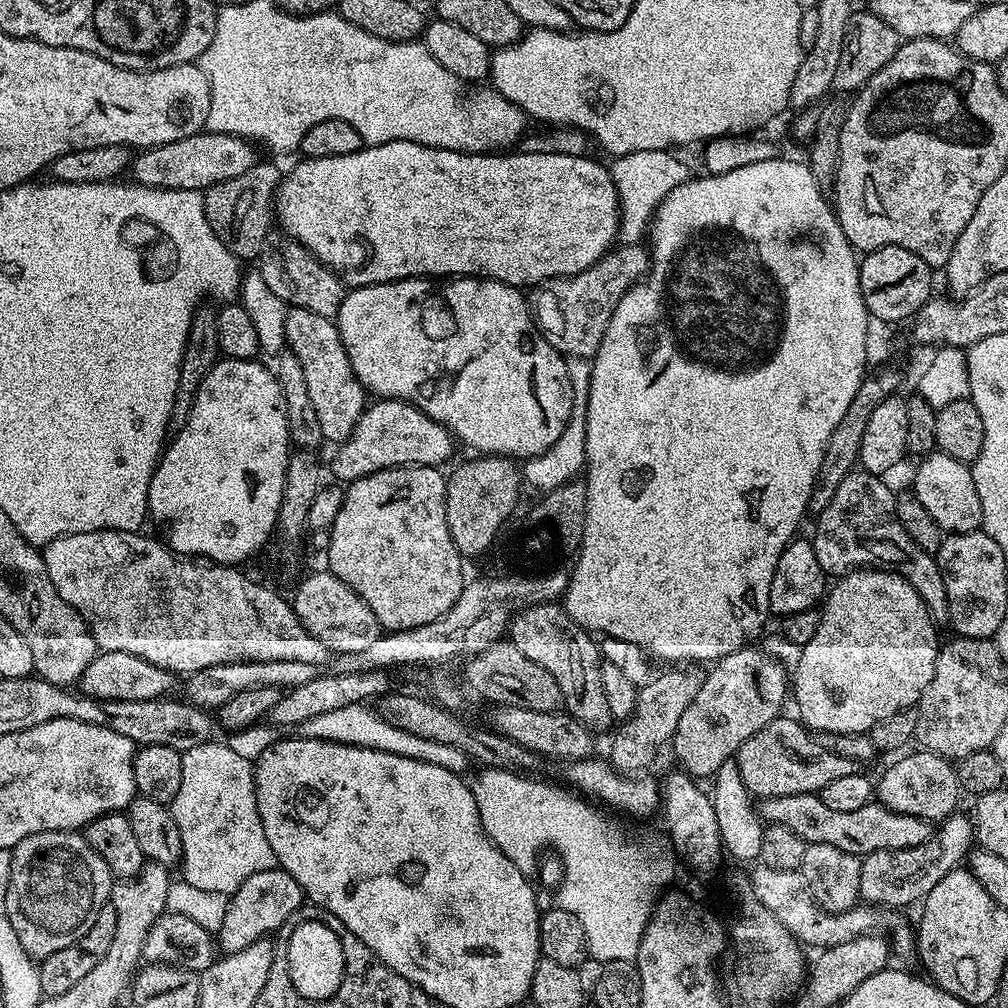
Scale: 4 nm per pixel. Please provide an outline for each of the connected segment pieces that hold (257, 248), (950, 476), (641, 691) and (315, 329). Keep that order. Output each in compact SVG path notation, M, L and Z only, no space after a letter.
M258 162L246 174L218 182L205 188L204 210L210 230L241 262L255 261L270 235L268 227L274 224L274 201L276 189L280 187L282 172L272 164Z
M939 450L923 457L917 464L920 465L916 468L916 477L910 488L916 493L918 502L926 506L930 518L938 522L945 534L977 531L984 523L984 515L982 502L978 502L978 490L974 486L971 467Z
M688 662L668 671L672 672L664 672L657 680L652 678L639 685L632 715L615 729L610 763L625 776L638 776L649 771L648 767L656 760L656 740L671 741L678 730L678 718L682 718L686 706L694 702L694 694L702 690L706 672L699 663Z
M289 308L284 319L284 343L287 351L298 358L302 375L306 378L306 391L318 416L321 434L325 441L345 440L354 430L358 418L366 407L366 389L358 382L356 372L350 366L346 348L335 323L322 314L310 310Z

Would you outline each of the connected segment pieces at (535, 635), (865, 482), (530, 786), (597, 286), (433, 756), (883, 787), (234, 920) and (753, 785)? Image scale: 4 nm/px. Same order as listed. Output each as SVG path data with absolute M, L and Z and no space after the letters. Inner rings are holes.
M559 603L521 607L513 615L510 639L515 648L522 650L522 654L530 658L530 662L538 662L542 670L550 670L554 682L558 682L562 690L563 707L569 716L582 722L582 726L586 726L594 734L613 727L610 705L606 703L606 694L602 691L602 657L597 641L578 622L574 622L574 618L570 618L570 614Z
M853 470L844 477L826 510L814 520L816 529L810 535L810 542L818 557L818 566L822 566L828 578L839 578L858 568L883 568L896 572L918 590L918 598L922 598L928 607L933 621L947 621L948 603L942 570L936 565L935 555L919 548L910 534L906 534L906 526L898 522L896 496L884 482L881 477L863 470Z
M488 770L480 775L484 776L478 777L471 789L478 806L478 818L494 846L498 846L498 850L502 850L502 854L506 854L506 858L510 858L510 862L514 862L514 866L526 874L537 871L536 859L543 848L553 848L557 852L553 853L563 864L562 875L555 889L555 903L562 910L570 910L570 914L582 922L582 930L586 930L589 957L593 961L600 960L601 965L623 960L635 961L642 934L665 891L663 888L676 876L676 851L662 838L654 844L639 845L630 837L623 836L602 813L591 808L593 805L587 799L579 795L567 791L564 793L540 780L528 780L532 778L524 774Z
M640 242L625 245L625 248L613 247L597 264L578 274L559 276L531 289L530 307L536 327L561 356L577 356L582 360L595 356L598 346L602 346L606 326L610 326L610 318L618 302L649 271L649 249L645 245L643 248Z
M361 702L342 706L342 710L330 710L326 714L306 718L306 722L295 725L295 735L301 740L333 740L339 744L382 750L386 754L398 754L402 758L430 762L434 766L442 766L457 774L467 773L470 761L465 752L454 746L446 746L443 742L434 742L430 738L420 738L418 734L410 734L407 730L398 730L398 726L390 726L390 722L386 722L386 718L382 718L375 707L368 707L372 706Z
M915 750L909 756L901 755L884 773L875 785L874 792L879 803L886 805L898 814L914 814L914 818L941 822L957 811L962 789L956 769L942 756L933 752ZM904 756L904 757L903 757Z
M279 866L251 874L228 896L226 916L218 931L218 948L221 953L233 956L238 950L246 950L254 942L265 939L269 934L279 933L282 922L294 914L305 903L304 891L290 878L290 874Z
M788 714L777 716L765 728L758 730L754 738L736 751L734 759L746 790L760 800L786 794L819 794L822 786L858 770L857 761L830 754L830 750L819 744L815 735L799 719L791 720Z

